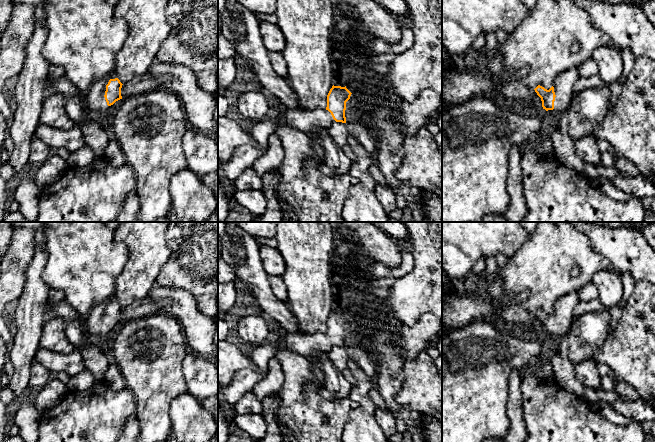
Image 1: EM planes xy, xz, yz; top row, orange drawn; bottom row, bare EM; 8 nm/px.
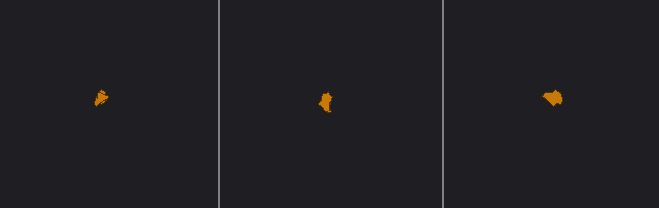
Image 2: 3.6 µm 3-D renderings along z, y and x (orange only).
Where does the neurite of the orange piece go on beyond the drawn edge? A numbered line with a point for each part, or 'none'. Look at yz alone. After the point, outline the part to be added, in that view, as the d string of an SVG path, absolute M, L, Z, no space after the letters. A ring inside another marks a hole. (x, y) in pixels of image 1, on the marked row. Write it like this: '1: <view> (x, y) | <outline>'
1: yz (563, 84) | M569 68L557 75L553 87L555 92L554 109L563 113L570 108L573 98L573 87L579 78L578 68Z

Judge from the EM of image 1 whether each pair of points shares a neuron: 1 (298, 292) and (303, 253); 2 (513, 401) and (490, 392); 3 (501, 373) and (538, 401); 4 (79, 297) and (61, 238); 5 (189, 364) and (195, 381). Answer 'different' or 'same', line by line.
1: same
2: different
3: different
4: same
5: same

